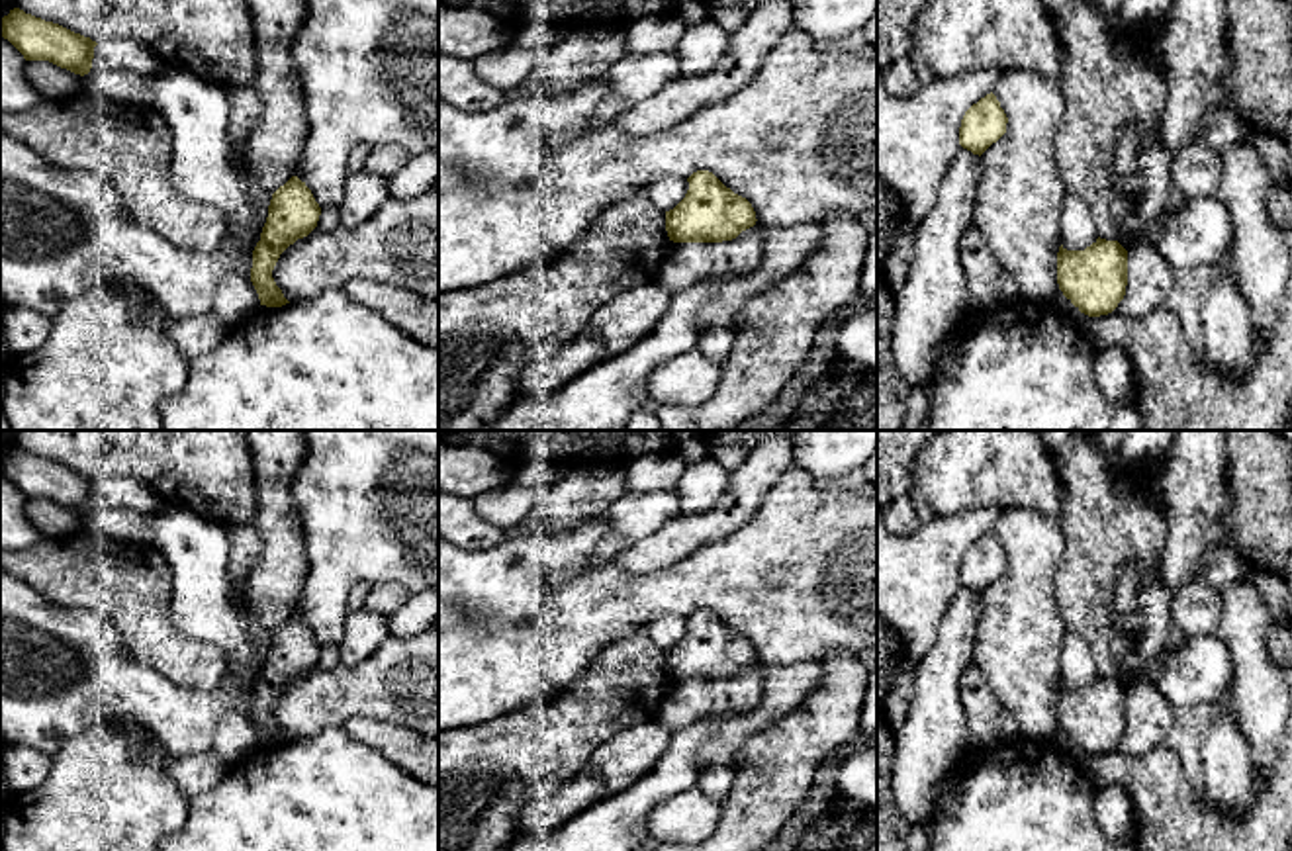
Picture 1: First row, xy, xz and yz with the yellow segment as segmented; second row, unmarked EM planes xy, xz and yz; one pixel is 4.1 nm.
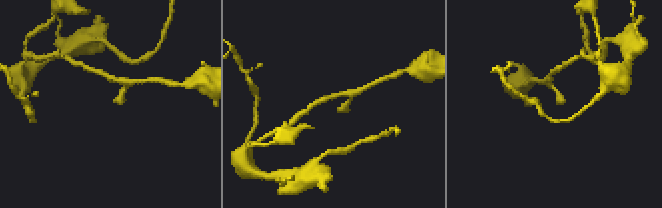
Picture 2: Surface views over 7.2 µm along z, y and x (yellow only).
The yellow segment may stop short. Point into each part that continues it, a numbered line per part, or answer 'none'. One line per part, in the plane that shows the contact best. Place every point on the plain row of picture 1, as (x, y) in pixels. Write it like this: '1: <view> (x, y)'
none

